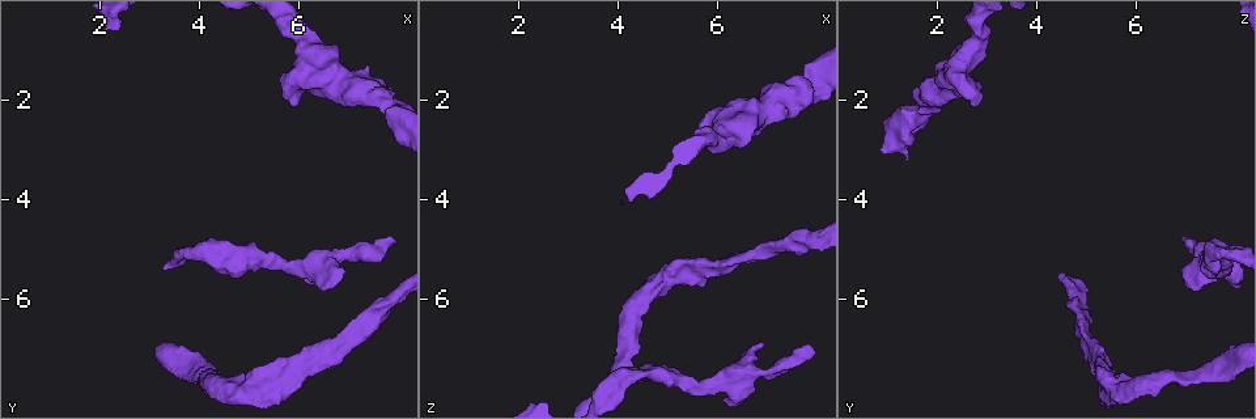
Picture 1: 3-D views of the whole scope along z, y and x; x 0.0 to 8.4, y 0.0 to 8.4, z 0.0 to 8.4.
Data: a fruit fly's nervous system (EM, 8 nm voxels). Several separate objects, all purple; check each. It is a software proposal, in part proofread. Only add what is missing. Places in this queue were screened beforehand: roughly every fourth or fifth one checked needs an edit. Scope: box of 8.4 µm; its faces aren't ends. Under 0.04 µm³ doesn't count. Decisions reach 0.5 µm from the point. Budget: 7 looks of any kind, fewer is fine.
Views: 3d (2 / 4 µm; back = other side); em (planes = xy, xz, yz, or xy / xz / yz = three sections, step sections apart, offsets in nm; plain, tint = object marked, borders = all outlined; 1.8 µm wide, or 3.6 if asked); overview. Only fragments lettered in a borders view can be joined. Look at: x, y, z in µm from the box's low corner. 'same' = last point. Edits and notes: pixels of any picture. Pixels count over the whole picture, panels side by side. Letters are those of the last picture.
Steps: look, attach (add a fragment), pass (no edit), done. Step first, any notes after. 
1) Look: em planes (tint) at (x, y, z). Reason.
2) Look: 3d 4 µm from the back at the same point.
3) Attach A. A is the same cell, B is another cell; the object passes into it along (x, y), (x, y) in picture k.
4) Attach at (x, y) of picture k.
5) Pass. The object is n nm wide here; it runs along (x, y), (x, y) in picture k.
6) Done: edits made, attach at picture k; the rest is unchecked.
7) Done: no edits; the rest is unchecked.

Look: 3d 4 µm from the back at (7.55, 2.00, 1.85). Side arm on a straight run.

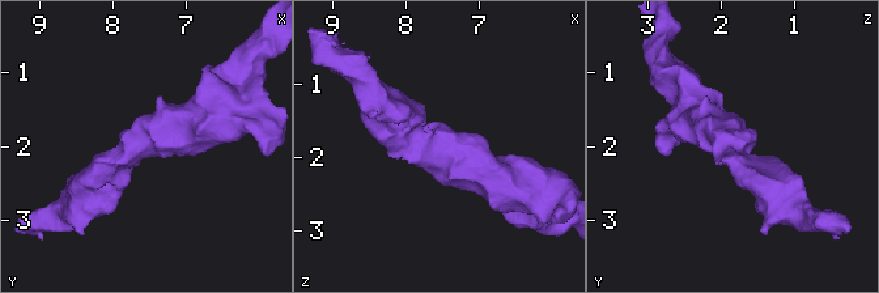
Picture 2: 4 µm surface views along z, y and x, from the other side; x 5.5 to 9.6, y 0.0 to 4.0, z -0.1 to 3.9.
Look: em 3.6 µm planes (plain) at (7.60, 1.90, 1.85). 3 arms meet here; the arms are 300, 320, 550 nm wide; need the tissue.

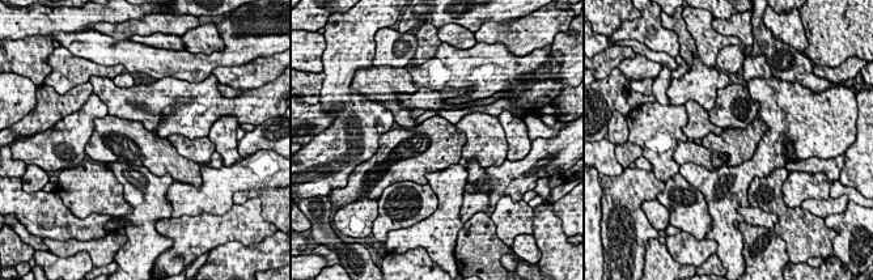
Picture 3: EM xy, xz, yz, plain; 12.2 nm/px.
Look: em 3.6 µm planes (borders) at the same point.

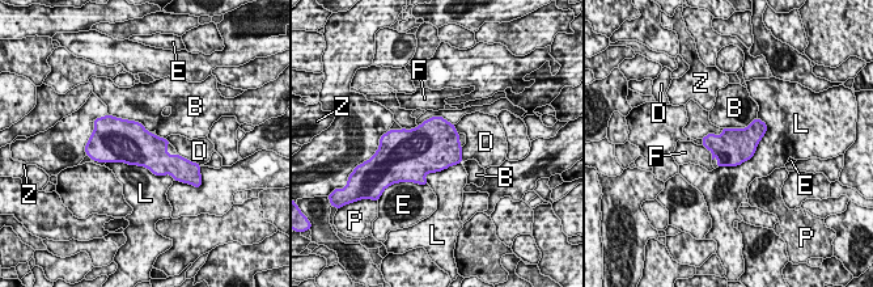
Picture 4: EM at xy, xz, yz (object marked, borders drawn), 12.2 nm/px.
Pass. The longest contact is with L, 800 nm; B, D, E, F, L, P and Z are other cells; a border runs along (110, 114), (138, 121), (151, 133) in picture 4; none of them fits.

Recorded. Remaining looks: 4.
Look: 3d 2 µm at (8.00, 4.85, 7.10). Branch stops here.

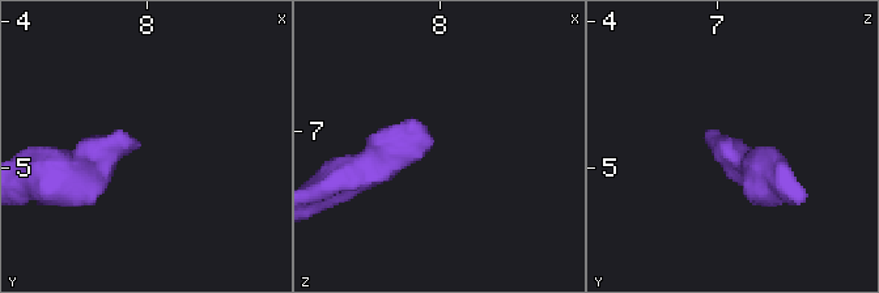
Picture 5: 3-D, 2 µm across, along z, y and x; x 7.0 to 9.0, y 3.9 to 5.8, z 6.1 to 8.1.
Look: em planes (borders) at (7.96, 4.82, 7.06). Need the tissue.

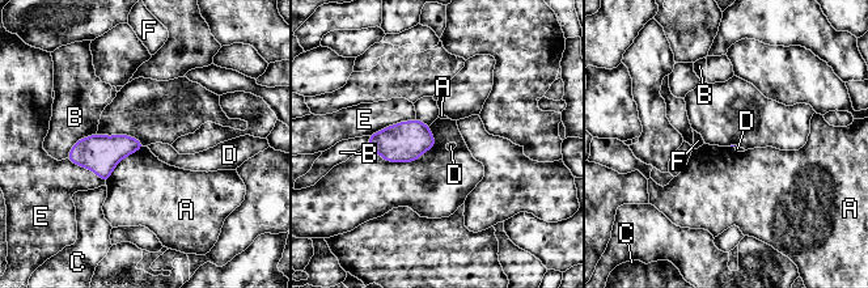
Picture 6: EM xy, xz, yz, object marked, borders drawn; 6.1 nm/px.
Pass. A, B, C, D, E and F are other cells; a border runs along (144, 145), (127, 155), (106, 183) in picture 6; no lettered fragment goes on from it.

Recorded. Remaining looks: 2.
Look: em yz step 4 (borders) at (3.75, 7.05, 7.90). Free end.

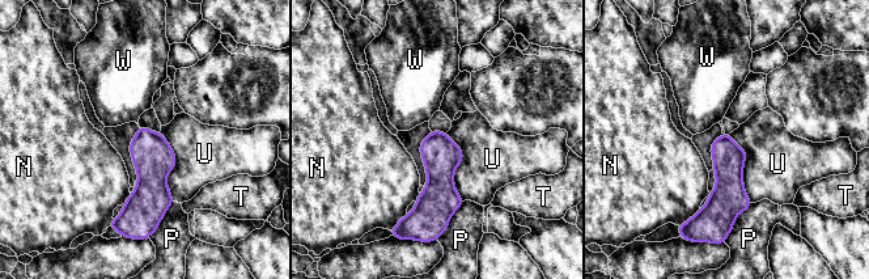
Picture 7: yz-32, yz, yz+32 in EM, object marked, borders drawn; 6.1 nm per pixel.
Look: em planes (borders) at the same point.

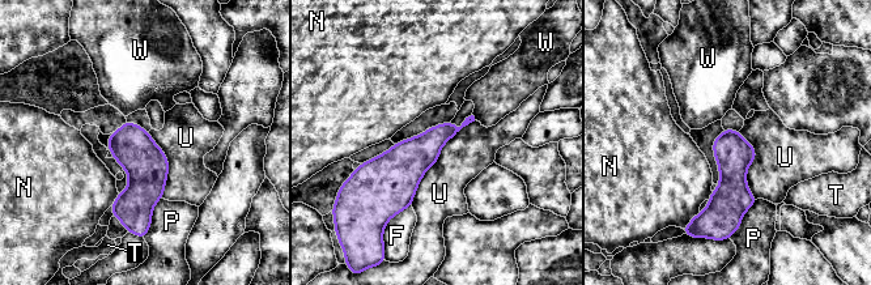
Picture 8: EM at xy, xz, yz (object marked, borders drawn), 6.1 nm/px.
Pass. F, N, P, T, U and W are other cells; a border runs along (475, 120), (442, 147), (411, 205) in picture 8; none of them fits.

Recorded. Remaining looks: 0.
Done: no edits; the rest is unchecked.

